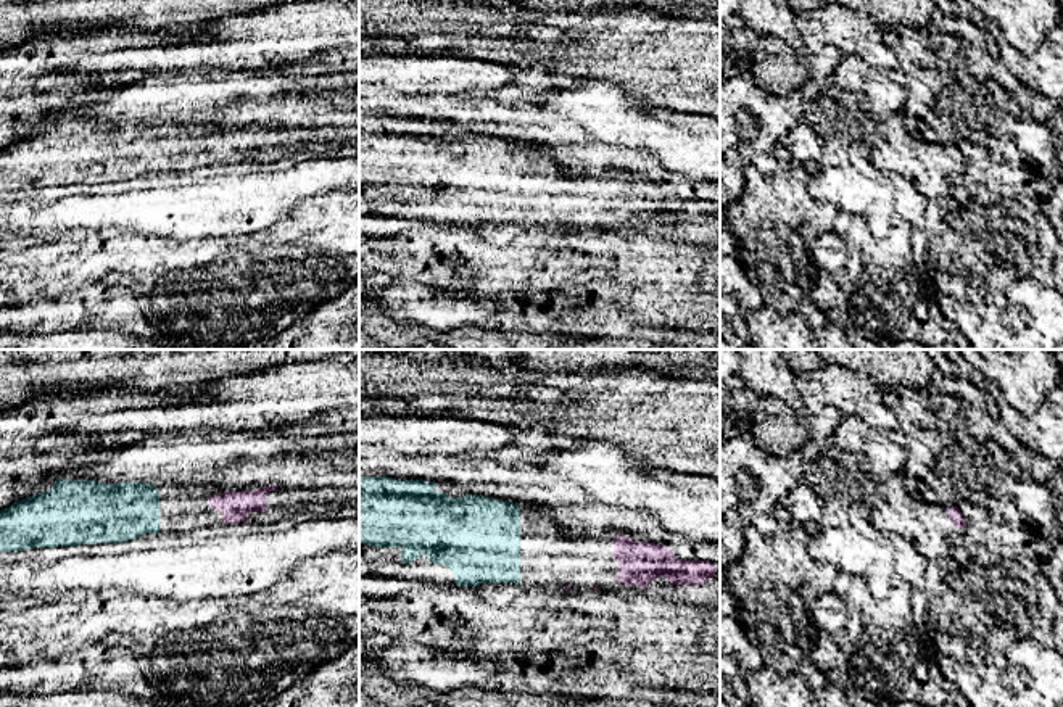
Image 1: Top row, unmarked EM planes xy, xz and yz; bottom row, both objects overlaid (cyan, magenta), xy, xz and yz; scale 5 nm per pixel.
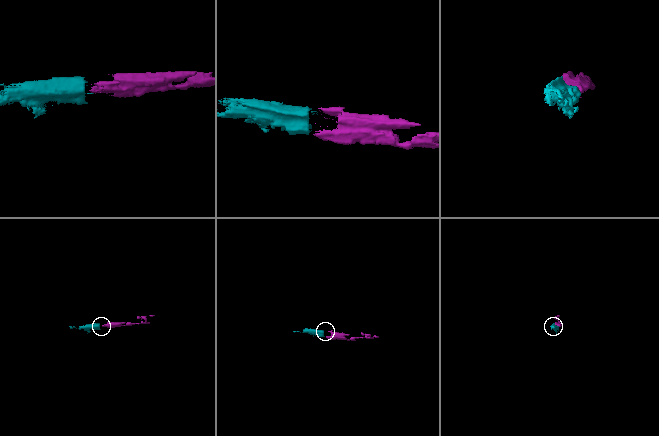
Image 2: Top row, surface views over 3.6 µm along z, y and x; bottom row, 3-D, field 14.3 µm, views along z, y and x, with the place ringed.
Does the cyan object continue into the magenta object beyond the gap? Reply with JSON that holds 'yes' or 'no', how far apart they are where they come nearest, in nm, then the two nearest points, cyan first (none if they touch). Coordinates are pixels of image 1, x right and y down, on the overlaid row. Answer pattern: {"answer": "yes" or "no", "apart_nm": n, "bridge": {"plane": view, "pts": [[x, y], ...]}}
{"answer": "yes", "apart_nm": 170, "bridge": {"plane": "xz", "pts": [[519, 583], [553, 585]]}}

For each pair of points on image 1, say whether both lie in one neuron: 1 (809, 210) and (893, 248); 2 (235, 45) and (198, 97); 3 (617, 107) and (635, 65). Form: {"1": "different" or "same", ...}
{"1": "different", "2": "different", "3": "different"}

